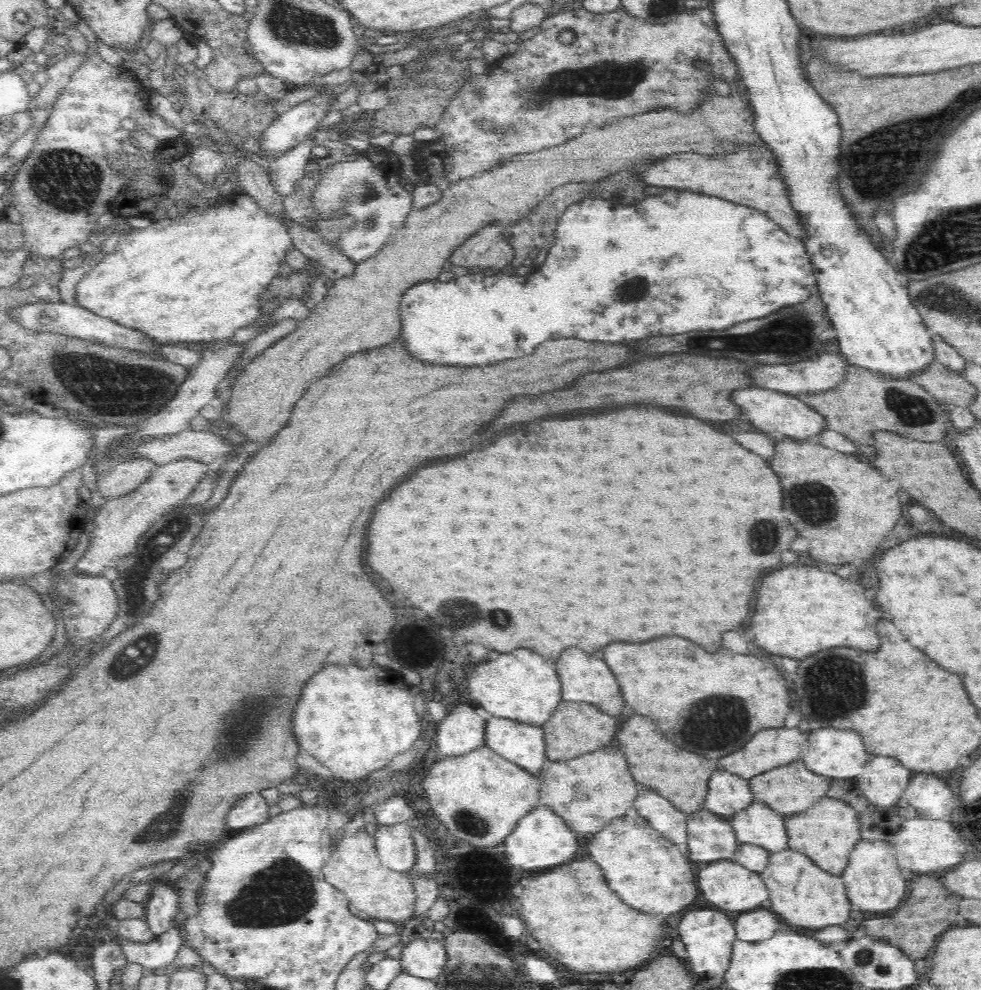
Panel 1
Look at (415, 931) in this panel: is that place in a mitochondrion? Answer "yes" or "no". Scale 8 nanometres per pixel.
no

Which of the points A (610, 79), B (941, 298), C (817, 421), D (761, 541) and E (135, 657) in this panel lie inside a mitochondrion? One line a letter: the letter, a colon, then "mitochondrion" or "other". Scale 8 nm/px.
A: mitochondrion
B: mitochondrion
C: other
D: mitochondrion
E: mitochondrion

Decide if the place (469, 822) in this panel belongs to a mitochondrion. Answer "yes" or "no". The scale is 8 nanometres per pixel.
yes

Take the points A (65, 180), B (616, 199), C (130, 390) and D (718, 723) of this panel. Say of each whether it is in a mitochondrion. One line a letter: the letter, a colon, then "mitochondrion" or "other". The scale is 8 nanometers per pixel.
A: mitochondrion
B: other
C: mitochondrion
D: mitochondrion

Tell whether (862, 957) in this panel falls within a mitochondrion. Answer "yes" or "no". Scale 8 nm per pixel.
yes

